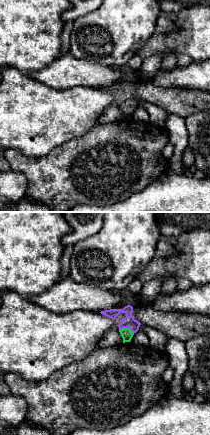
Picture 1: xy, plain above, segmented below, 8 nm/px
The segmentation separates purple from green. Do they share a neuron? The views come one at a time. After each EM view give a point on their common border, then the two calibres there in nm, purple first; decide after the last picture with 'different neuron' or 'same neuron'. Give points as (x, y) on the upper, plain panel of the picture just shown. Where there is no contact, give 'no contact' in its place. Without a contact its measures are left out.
contact (126, 103); calibres 100 and 90 nm

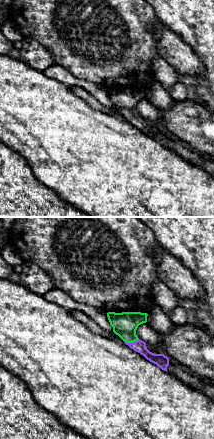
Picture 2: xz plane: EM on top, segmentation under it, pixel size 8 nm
contact (131, 119); calibres 100 and 200 nm

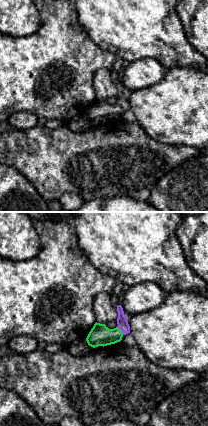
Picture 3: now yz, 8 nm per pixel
contact (120, 105); calibres 90 and 170 nm

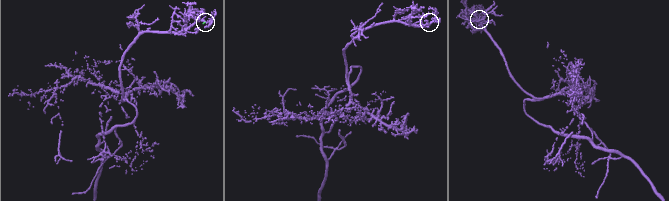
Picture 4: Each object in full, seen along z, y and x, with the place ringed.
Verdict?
same neuron

